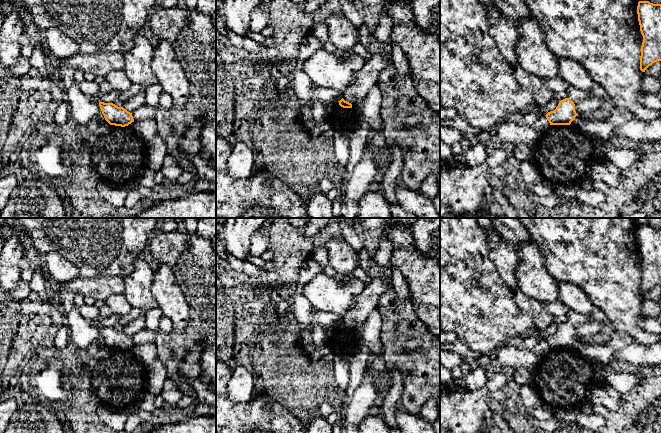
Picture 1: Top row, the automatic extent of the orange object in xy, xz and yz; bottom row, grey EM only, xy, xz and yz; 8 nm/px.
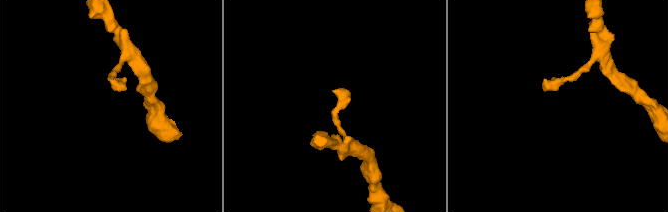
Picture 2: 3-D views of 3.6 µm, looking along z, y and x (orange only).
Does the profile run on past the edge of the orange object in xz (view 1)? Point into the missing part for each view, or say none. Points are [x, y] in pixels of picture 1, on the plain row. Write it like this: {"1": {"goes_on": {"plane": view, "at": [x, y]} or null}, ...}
{"1": {"goes_on": null}}

